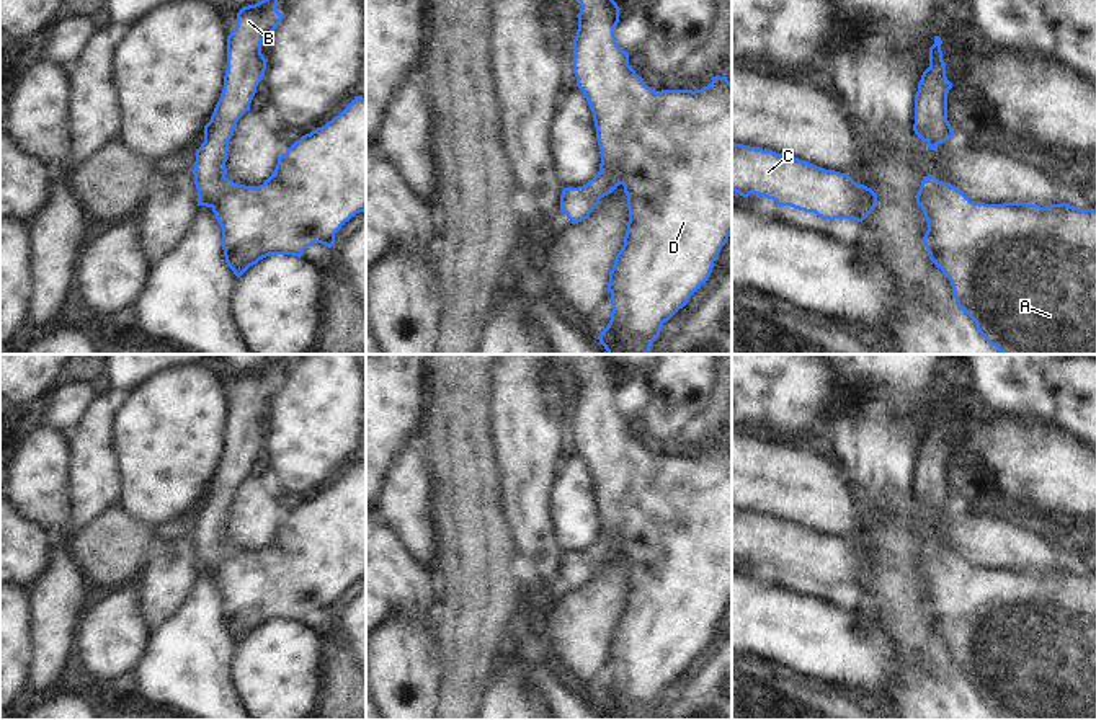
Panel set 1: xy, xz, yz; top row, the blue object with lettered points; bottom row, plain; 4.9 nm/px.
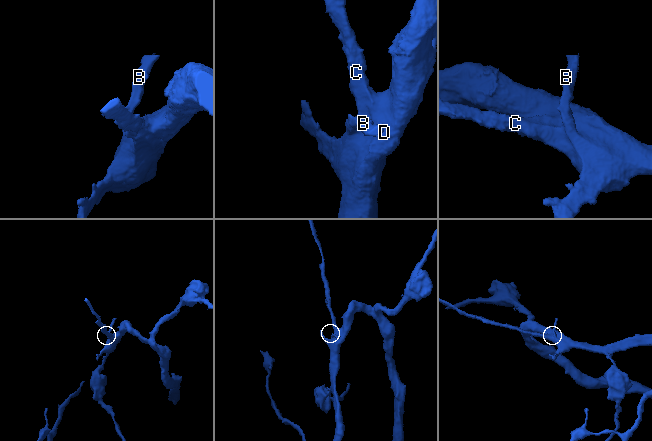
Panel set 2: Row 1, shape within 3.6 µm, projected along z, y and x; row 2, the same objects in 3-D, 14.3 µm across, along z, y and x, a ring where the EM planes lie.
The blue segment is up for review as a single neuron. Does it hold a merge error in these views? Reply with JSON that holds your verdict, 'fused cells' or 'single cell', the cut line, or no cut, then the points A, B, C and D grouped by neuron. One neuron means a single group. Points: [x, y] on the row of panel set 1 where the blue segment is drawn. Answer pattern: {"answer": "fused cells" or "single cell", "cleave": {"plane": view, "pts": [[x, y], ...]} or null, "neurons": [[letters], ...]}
{"answer": "single cell", "cleave": null, "neurons": [["A", "B", "C", "D"]]}

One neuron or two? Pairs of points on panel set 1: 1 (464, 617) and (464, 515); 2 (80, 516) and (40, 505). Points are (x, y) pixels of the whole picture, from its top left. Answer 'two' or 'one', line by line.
1: one
2: two

